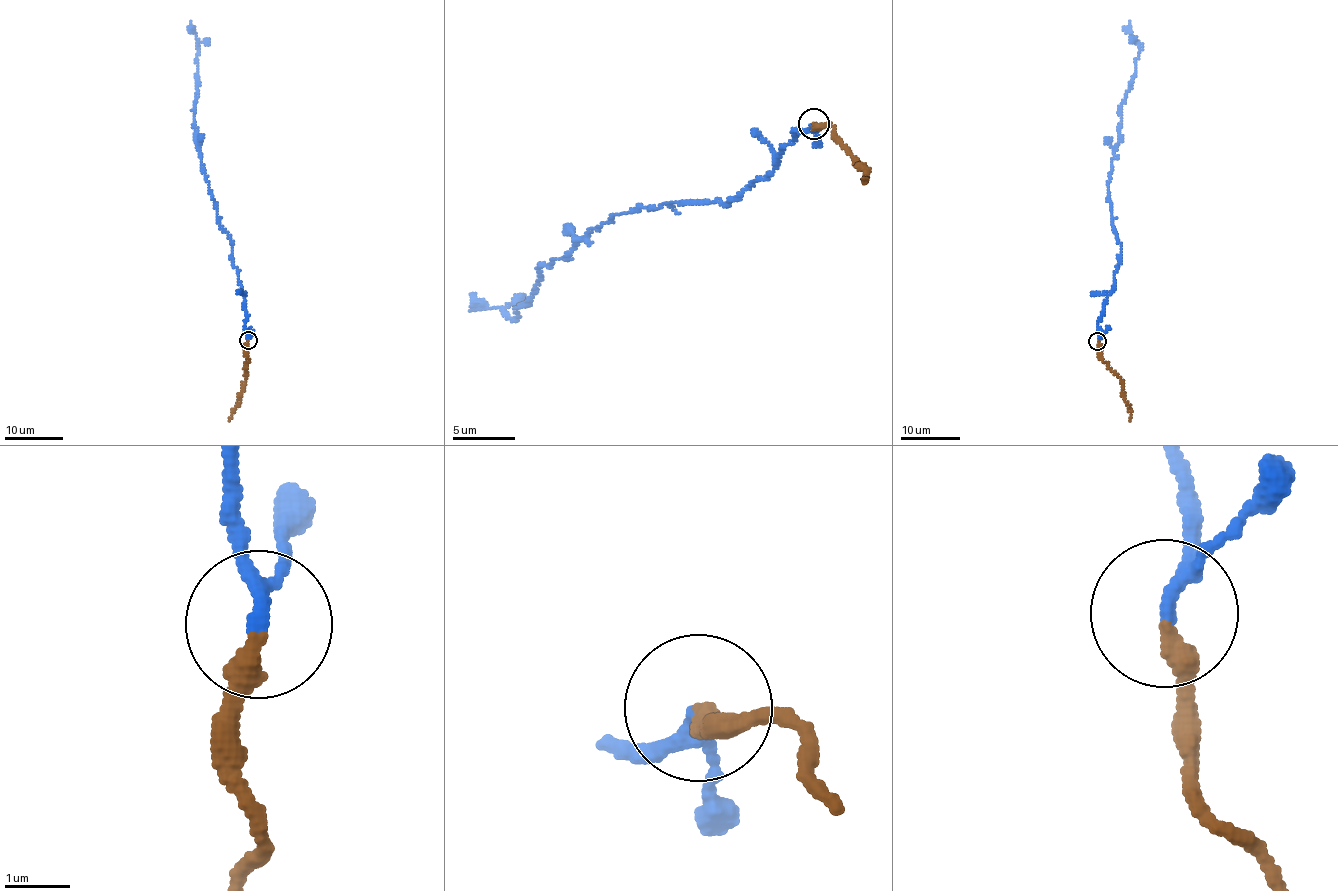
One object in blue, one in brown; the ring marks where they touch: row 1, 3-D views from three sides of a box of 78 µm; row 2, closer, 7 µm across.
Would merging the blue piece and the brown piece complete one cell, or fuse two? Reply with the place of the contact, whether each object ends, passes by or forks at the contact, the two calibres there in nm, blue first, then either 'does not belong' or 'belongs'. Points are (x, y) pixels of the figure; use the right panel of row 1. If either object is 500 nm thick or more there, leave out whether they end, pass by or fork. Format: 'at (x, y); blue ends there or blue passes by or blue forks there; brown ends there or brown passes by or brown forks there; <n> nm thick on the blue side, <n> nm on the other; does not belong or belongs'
at (1097, 341); blue passes by; brown ends there; 190 nm thick on the blue side, 340 nm on the other; belongs

